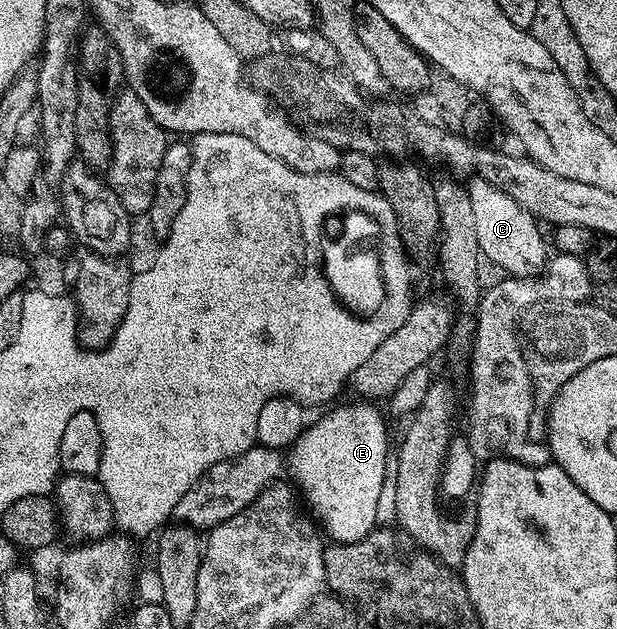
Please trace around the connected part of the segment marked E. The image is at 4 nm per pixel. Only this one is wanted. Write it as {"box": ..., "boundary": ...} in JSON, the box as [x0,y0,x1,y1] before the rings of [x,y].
{"box":[286,402,390,544],"boundary":[[[356,402],[360,404],[340,404],[337,403],[335,406],[337,408],[329,407],[321,420],[316,420],[305,427],[304,433],[299,436],[295,444],[291,448],[287,449],[286,452],[286,472],[287,475],[292,475],[291,479],[294,481],[295,487],[299,489],[302,493],[304,491],[303,499],[306,501],[308,499],[307,507],[310,509],[311,515],[315,517],[318,521],[319,527],[322,529],[323,535],[327,537],[329,541],[338,543],[338,544],[349,544],[350,542],[358,542],[362,538],[366,538],[366,534],[370,534],[373,528],[377,527],[375,520],[375,510],[378,505],[378,498],[381,497],[381,491],[386,483],[386,477],[384,475],[389,475],[390,472],[390,456],[388,460],[388,428],[384,425],[384,416],[379,412],[377,405],[372,402]]]}

